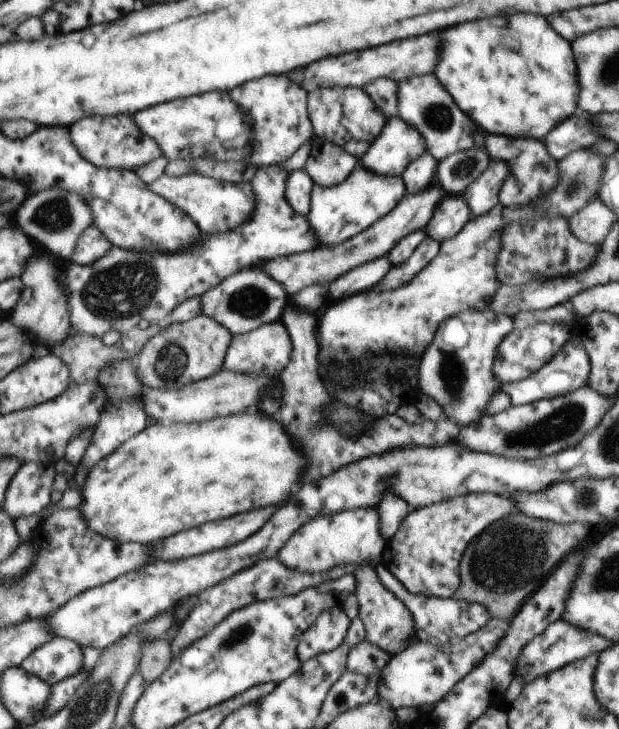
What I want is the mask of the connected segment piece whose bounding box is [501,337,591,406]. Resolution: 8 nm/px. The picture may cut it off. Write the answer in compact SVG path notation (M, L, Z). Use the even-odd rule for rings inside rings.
M570 337L568 342L550 359L550 362L544 364L536 374L520 382L503 384L501 390L510 396L512 405L522 406L542 399L564 396L564 394L586 387L590 376L591 359L587 354L587 349L584 348L583 341L578 337Z

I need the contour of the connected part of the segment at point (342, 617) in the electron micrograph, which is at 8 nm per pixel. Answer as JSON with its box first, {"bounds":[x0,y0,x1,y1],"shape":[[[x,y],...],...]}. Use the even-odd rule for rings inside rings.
{"bounds":[298,605,350,662],"shape":[[[341,605],[328,608],[303,635],[298,646],[299,659],[308,662],[318,654],[336,650],[344,642],[349,626],[350,620]]]}

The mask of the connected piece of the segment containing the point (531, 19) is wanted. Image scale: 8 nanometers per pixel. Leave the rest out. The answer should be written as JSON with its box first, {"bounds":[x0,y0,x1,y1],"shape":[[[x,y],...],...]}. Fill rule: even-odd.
{"bounds":[434,14,579,138],"shape":[[[508,14],[508,16],[494,16],[490,20],[474,20],[474,22],[468,22],[468,24],[456,24],[456,28],[446,28],[440,32],[440,36],[444,36],[444,60],[440,60],[439,66],[436,67],[434,74],[447,88],[447,91],[451,93],[451,96],[458,102],[458,104],[476,120],[480,122],[480,128],[484,128],[486,132],[492,132],[492,134],[504,134],[504,136],[534,136],[534,138],[544,138],[558,122],[562,122],[564,118],[572,116],[574,110],[579,108],[578,98],[578,84],[576,84],[576,61],[575,52],[572,49],[571,44],[568,44],[562,36],[558,36],[554,32],[554,28],[550,30],[550,24],[546,22],[546,18],[542,16],[536,16],[536,14]]]}

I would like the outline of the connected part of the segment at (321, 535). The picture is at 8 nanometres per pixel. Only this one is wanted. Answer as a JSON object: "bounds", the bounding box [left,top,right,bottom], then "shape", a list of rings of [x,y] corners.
{"bounds":[278,508,387,572],"shape":[[[358,508],[350,512],[338,512],[336,516],[316,516],[312,524],[304,524],[296,536],[288,539],[286,546],[279,551],[278,557],[288,568],[298,572],[328,572],[351,564],[381,564],[382,548],[387,540],[380,534],[380,516],[374,508]]]}

